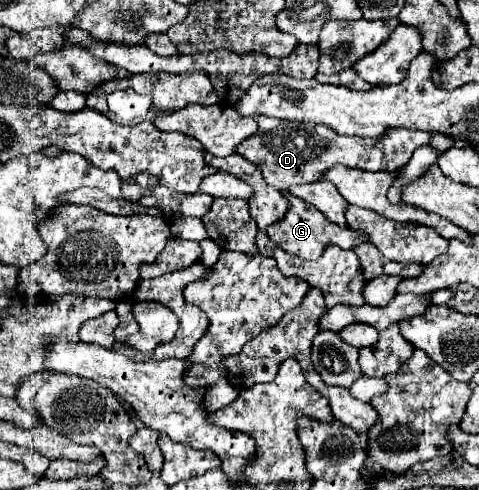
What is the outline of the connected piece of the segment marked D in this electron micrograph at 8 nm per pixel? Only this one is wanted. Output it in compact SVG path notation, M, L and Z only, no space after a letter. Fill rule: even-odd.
M258 117L258 133L240 143L236 151L260 167L268 185L284 193L294 185L316 183L328 167L338 163L364 171L400 171L410 161L412 153L428 143L430 133L410 131L404 127L392 127L392 131L386 131L380 139L368 139L336 135L336 131L320 123L292 123L272 117Z

